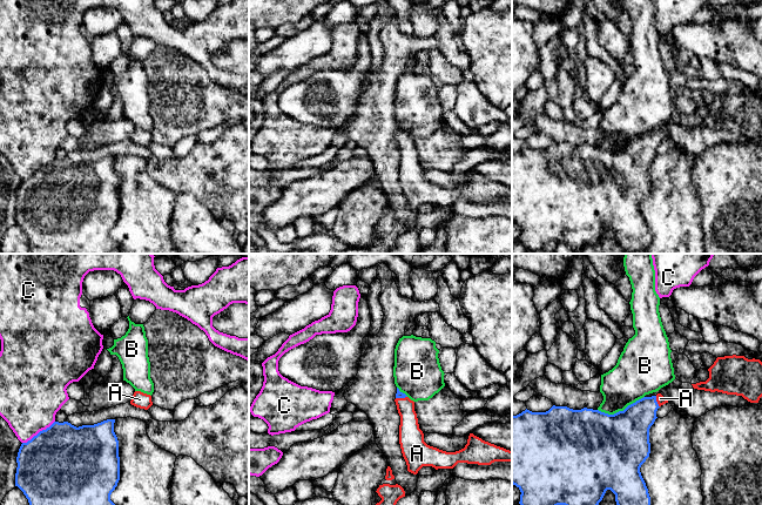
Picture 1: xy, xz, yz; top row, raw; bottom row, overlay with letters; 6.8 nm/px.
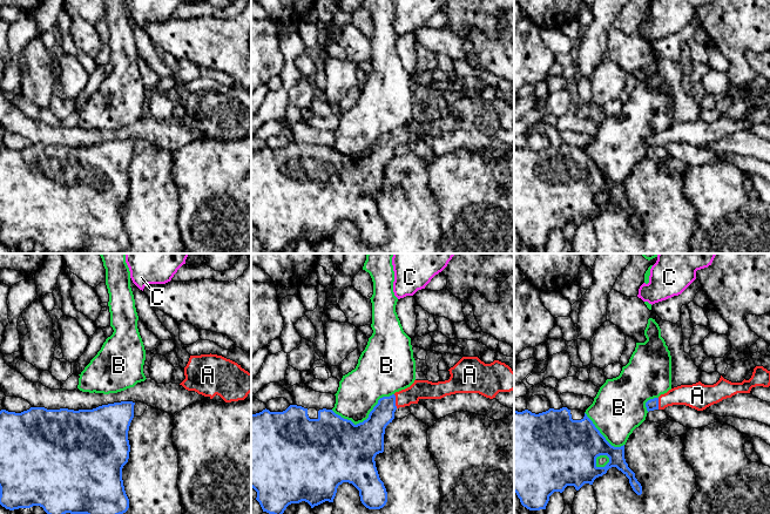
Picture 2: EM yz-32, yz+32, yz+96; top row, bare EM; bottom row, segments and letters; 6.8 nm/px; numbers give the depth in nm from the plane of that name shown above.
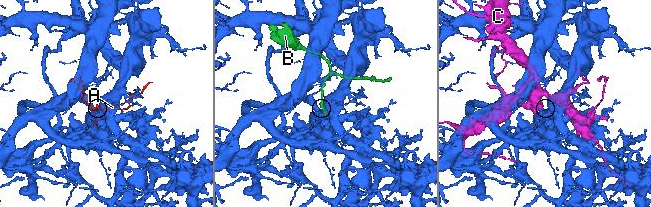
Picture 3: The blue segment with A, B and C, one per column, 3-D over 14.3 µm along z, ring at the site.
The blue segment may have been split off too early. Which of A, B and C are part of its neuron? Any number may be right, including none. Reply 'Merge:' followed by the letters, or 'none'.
Merge: A

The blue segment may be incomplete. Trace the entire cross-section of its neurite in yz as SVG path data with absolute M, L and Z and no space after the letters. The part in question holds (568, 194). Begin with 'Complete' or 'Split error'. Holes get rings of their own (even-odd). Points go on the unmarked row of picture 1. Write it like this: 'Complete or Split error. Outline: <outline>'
Split error. Outline: M658 130L614 152L553 142L546 149L526 146L512 153L512 221L521 229L519 241L537 254L558 242L567 243L579 254L587 245L594 248L611 227L623 250L647 248L650 234L640 204L650 190L649 166L658 155L658 146L666 140Z

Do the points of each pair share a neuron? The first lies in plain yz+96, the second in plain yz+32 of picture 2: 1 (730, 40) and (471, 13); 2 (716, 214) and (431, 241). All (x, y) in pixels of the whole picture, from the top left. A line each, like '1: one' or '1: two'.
1: one
2: two

